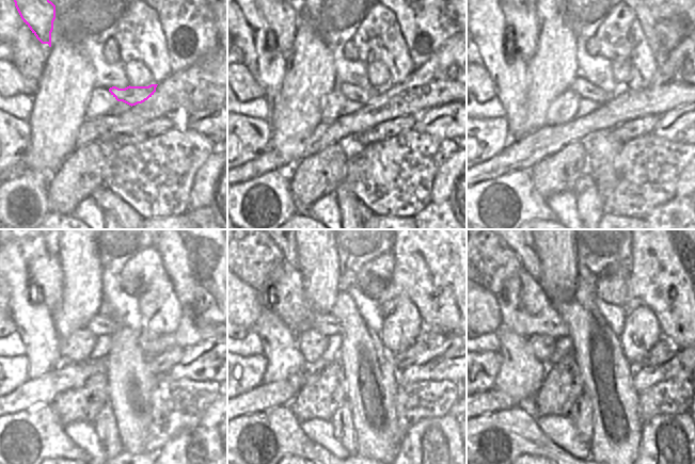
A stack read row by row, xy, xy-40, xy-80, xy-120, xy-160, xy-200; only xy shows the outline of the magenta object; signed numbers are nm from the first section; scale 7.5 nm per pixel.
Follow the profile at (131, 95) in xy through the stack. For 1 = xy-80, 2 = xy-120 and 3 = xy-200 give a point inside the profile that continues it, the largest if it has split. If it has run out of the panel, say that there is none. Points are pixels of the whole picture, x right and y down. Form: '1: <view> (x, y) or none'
1: xy-80 (583, 88)
2: xy-120 (99, 325)
3: xy-200 (525, 309)

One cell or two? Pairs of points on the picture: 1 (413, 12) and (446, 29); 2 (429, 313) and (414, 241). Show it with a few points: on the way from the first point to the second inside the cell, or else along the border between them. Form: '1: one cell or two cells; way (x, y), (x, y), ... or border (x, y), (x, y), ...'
1: one cell; way (422, 14), (430, 22), (438, 25)
2: one cell; way (427, 294), (429, 259)

